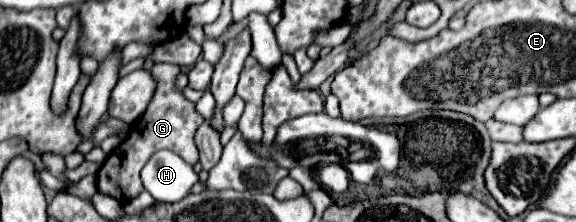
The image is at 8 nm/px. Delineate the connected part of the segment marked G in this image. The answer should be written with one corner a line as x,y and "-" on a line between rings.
154,64
150,70
156,80
154,96
144,112
144,116
132,124
130,134
108,154
106,162
96,174
96,186
98,192
104,196
110,196
114,200
132,200
136,198
144,188
140,184
140,170
150,160
150,156
158,150
172,150
180,158
184,158
188,164
198,162
198,150
194,144
194,132
204,122
202,116
194,110
194,102
190,102
182,90
176,88
176,78
180,74
180,68
176,64

